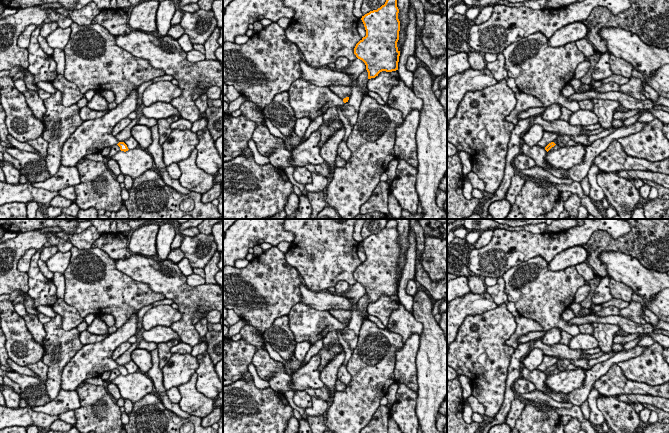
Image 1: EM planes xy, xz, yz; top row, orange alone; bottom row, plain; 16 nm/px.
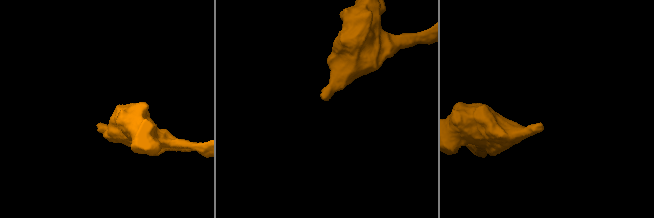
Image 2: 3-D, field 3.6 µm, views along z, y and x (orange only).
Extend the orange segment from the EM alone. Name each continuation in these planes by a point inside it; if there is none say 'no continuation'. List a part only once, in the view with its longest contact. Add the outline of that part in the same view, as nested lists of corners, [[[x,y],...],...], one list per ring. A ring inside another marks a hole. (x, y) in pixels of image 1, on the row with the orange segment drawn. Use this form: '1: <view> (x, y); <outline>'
1: xz (306, 99); [[[304,79],[295,80],[289,90],[289,104],[297,119],[309,117],[311,122],[323,116],[332,107],[343,106],[339,98],[328,87],[319,87]]]

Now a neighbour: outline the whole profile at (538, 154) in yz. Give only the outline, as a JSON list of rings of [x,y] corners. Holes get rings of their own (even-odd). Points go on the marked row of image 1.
[[[523,143],[521,145],[521,153],[532,158],[534,162],[536,163],[536,166],[541,167],[543,170],[551,173],[557,178],[564,178],[566,172],[568,171],[565,169],[556,169],[556,168],[551,167],[545,160],[547,151],[538,145],[529,146]]]

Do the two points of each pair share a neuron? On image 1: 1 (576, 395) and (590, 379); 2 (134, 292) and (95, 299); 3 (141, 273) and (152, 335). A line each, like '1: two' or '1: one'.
1: one
2: one
3: two

